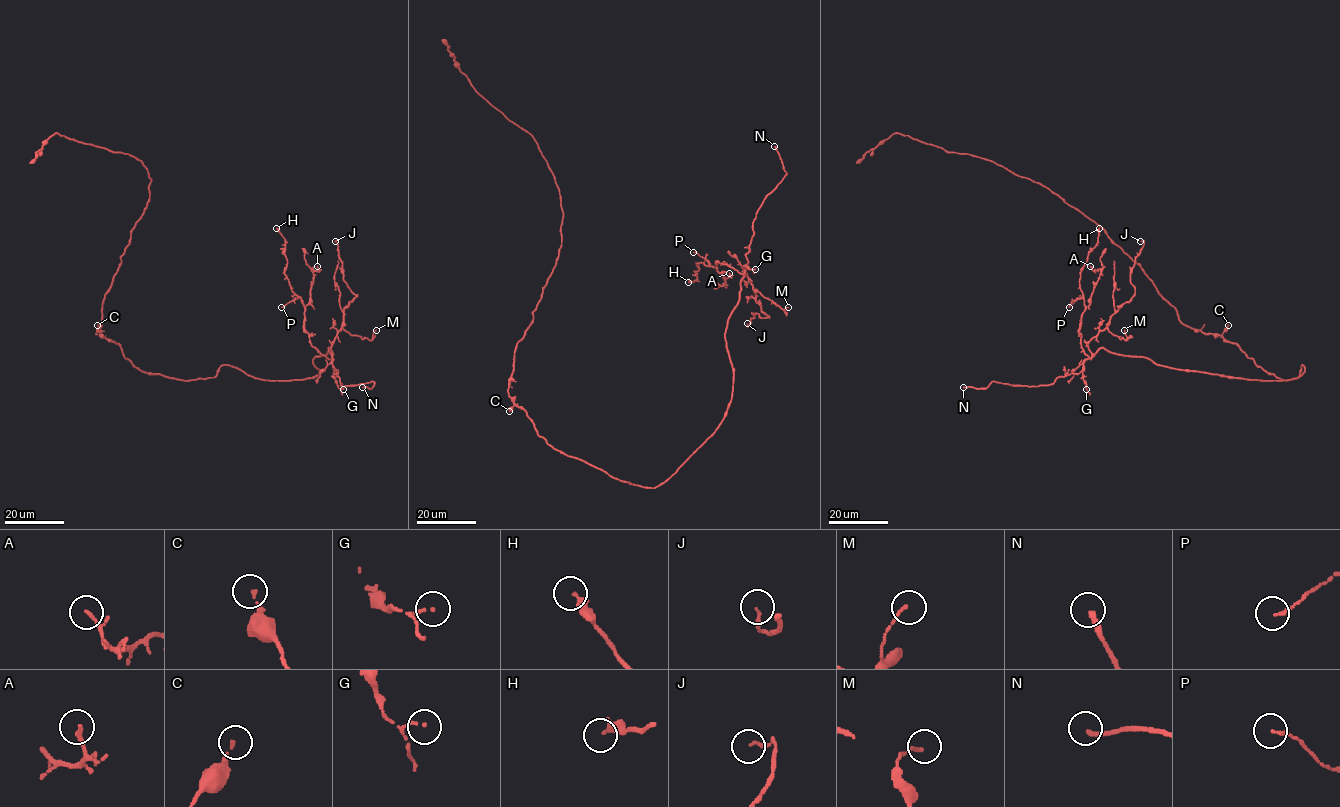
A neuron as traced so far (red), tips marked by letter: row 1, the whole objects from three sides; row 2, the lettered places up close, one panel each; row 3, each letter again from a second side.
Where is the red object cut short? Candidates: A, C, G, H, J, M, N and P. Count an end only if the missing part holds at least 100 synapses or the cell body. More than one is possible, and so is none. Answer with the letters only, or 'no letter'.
N

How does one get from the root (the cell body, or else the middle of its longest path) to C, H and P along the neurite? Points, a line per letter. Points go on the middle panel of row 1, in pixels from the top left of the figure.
C: (545, 439), (538, 434), (523, 409), (514, 405), (509, 411)
H: (545, 439), (613, 477), (655, 487), (715, 431), (731, 398), (725, 333), (743, 274), (699, 262), (688, 282)
P: (545, 439), (613, 477), (655, 487), (715, 431), (731, 398), (725, 333), (743, 274), (693, 252)

